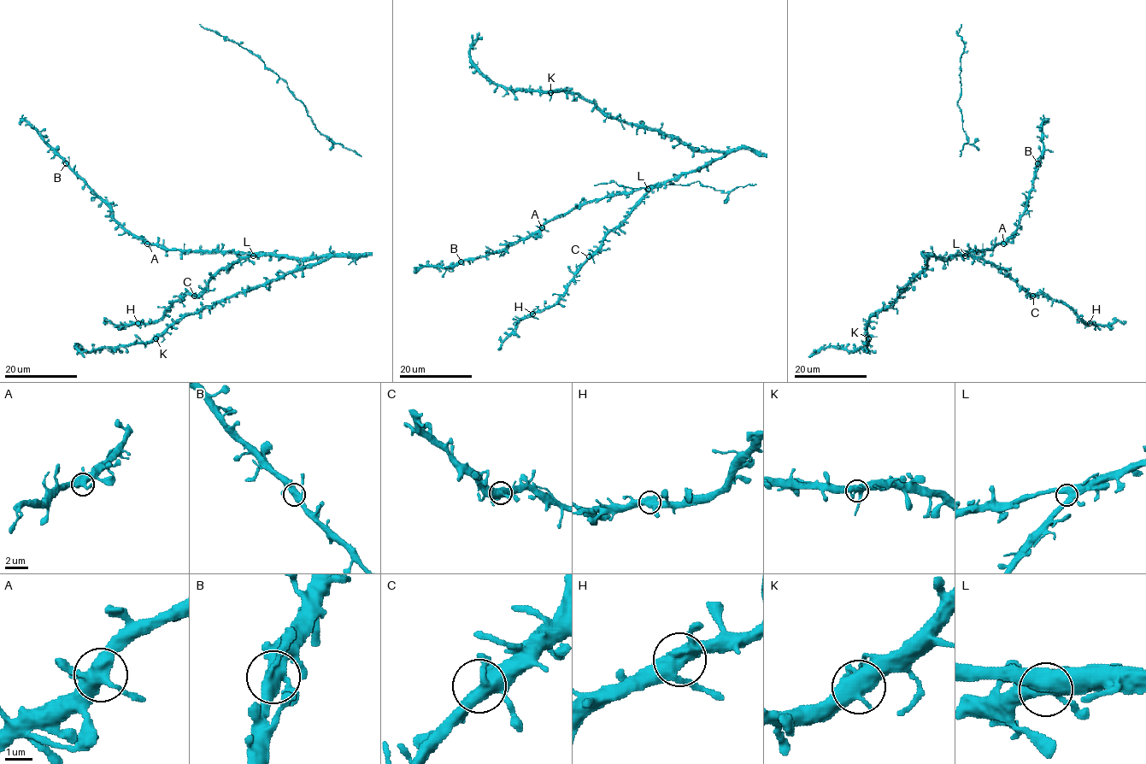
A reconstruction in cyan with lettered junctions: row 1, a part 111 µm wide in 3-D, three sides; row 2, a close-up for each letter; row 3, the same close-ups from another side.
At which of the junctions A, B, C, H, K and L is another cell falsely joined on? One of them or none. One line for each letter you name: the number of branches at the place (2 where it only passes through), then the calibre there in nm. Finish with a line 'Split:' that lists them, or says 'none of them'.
Split: none of them

